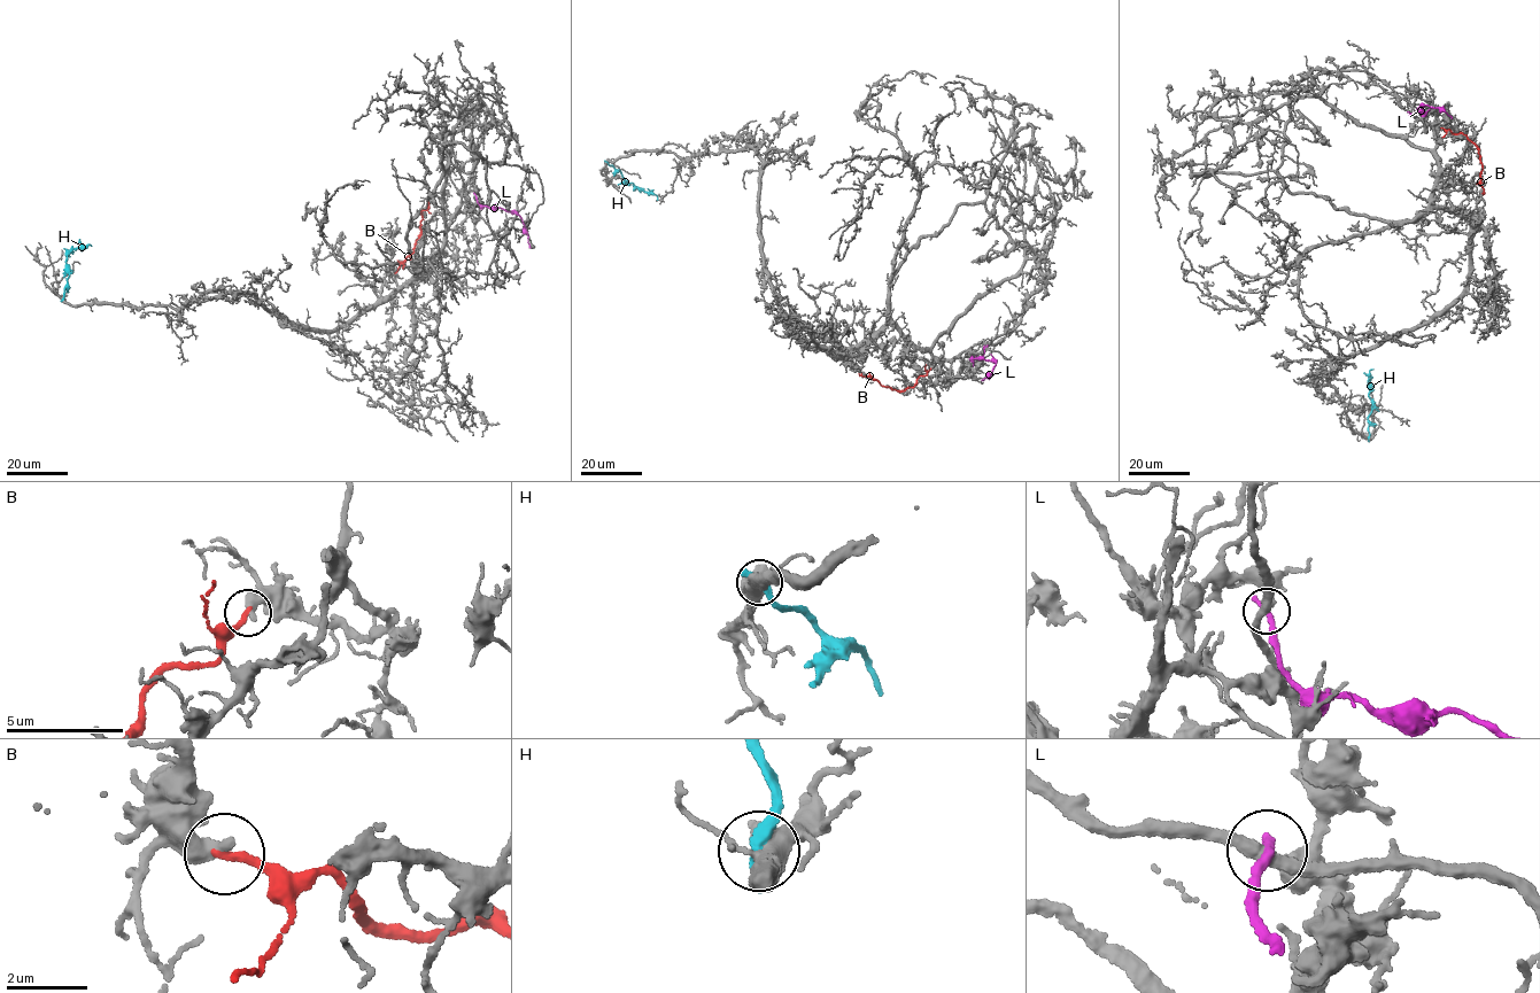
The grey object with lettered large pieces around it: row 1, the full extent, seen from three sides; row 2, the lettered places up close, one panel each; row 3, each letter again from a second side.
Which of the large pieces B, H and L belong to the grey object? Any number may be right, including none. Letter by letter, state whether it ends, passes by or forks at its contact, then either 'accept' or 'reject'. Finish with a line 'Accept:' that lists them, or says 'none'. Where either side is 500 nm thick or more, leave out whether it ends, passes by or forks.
B: it ends; reject
H: it ends; reject
L: it ends; reject
Accept: none

